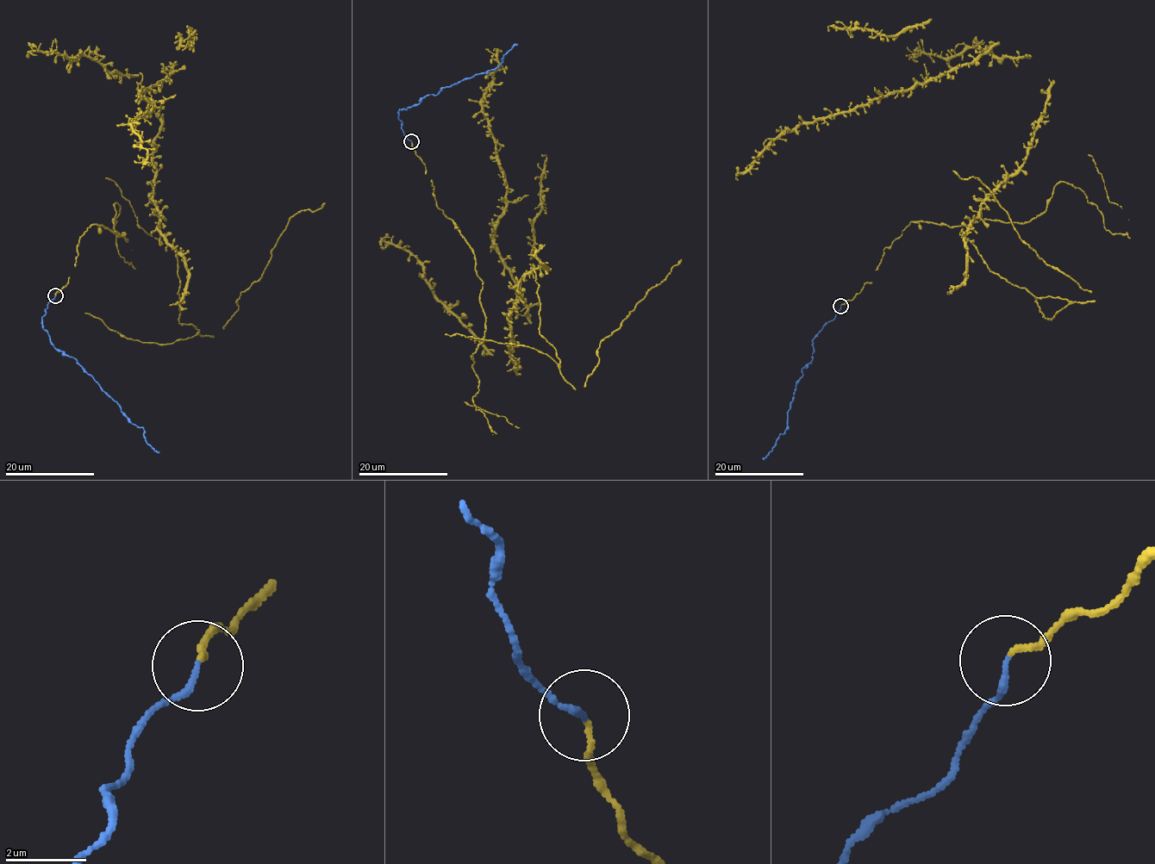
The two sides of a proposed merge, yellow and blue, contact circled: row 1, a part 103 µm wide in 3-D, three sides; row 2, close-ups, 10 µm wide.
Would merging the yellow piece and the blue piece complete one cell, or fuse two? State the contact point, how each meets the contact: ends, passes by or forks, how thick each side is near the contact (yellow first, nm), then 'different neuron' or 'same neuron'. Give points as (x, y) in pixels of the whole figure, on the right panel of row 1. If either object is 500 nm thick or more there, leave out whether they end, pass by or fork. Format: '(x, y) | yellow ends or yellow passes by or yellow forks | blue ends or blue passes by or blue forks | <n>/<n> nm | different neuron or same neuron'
(840, 306) | yellow ends | blue ends | 130/160 nm | same neuron

